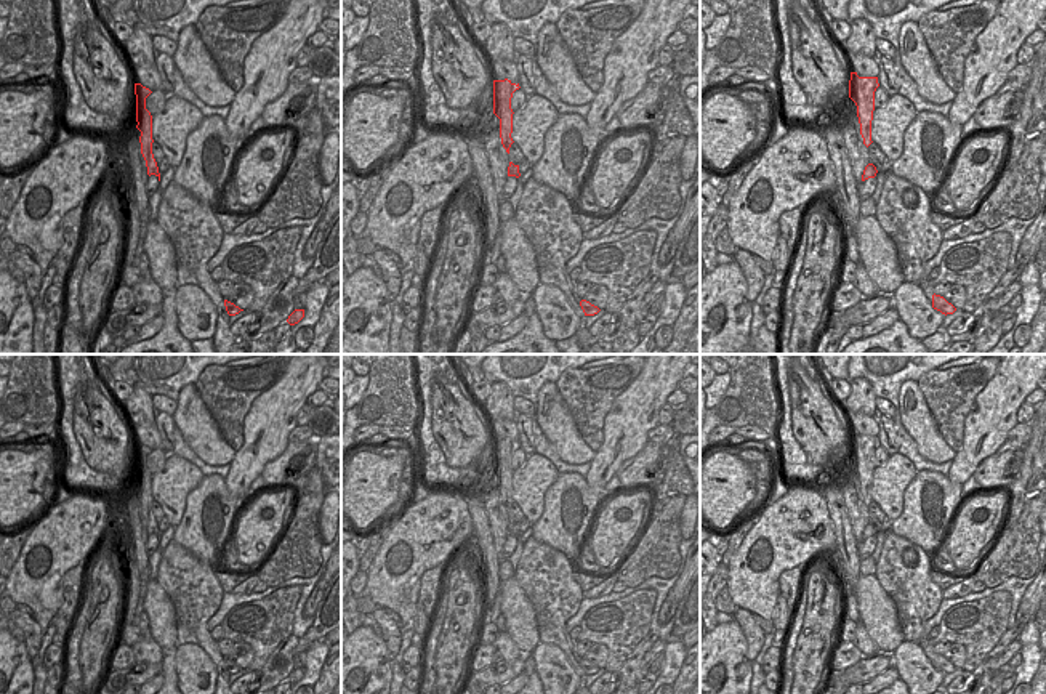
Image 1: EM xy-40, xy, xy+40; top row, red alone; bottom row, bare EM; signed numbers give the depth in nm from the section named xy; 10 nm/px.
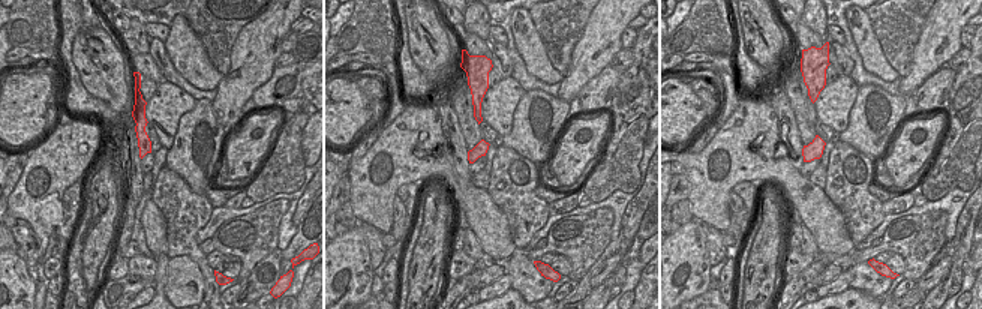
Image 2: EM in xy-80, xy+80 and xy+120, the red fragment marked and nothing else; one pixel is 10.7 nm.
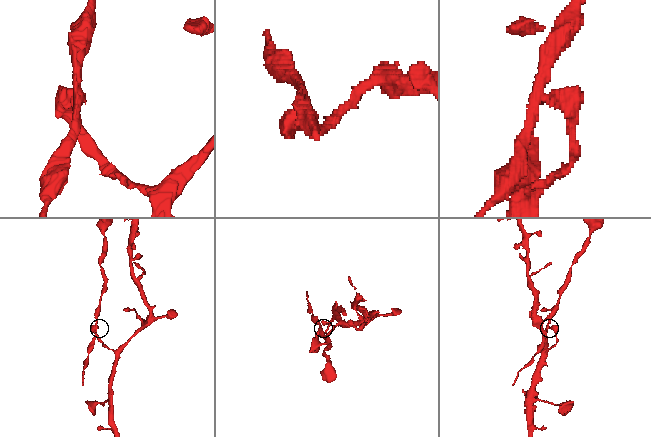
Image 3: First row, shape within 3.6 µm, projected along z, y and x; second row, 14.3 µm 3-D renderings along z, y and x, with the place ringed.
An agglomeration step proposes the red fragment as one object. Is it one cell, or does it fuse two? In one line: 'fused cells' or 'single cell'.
fused cells

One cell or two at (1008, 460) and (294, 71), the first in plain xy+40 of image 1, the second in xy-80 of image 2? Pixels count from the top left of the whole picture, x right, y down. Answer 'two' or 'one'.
one

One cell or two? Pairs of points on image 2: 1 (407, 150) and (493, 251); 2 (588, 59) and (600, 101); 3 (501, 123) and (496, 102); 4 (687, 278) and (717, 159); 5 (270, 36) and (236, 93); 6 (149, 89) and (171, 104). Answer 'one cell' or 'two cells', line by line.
1: one cell
2: two cells
3: one cell
4: two cells
5: one cell
6: two cells

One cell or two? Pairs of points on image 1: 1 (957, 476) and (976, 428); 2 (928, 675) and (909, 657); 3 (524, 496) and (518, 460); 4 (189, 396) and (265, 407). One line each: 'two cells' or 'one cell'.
1: one cell
2: one cell
3: two cells
4: two cells

